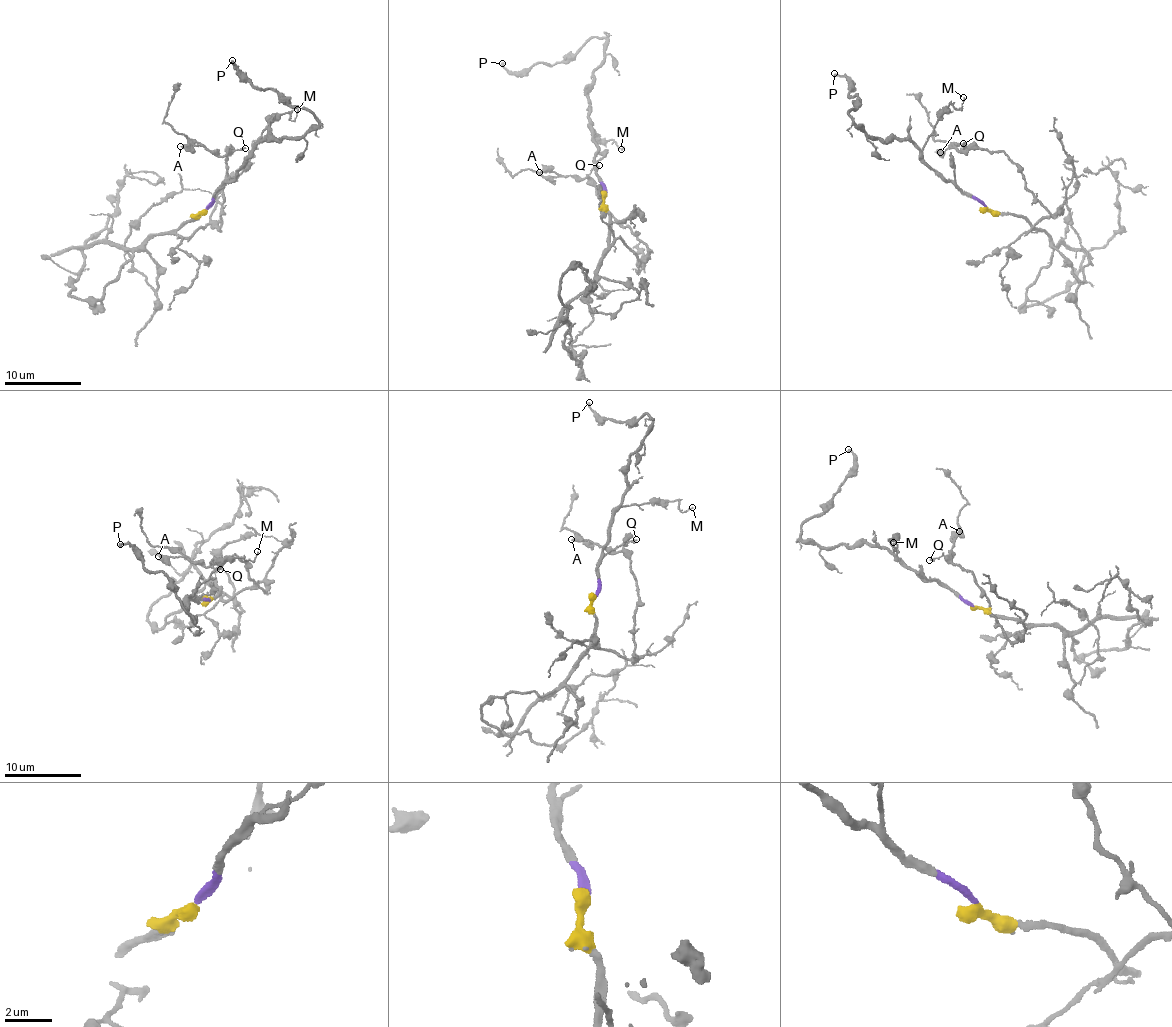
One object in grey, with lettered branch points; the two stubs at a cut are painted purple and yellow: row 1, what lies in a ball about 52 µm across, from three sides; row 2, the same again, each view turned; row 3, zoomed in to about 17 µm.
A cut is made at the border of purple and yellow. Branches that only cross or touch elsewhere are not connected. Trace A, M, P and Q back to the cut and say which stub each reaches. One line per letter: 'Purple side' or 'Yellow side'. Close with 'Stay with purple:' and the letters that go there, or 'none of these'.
A: Yellow side
M: Purple side
P: Purple side
Q: Yellow side
Stay with purple: M, P

